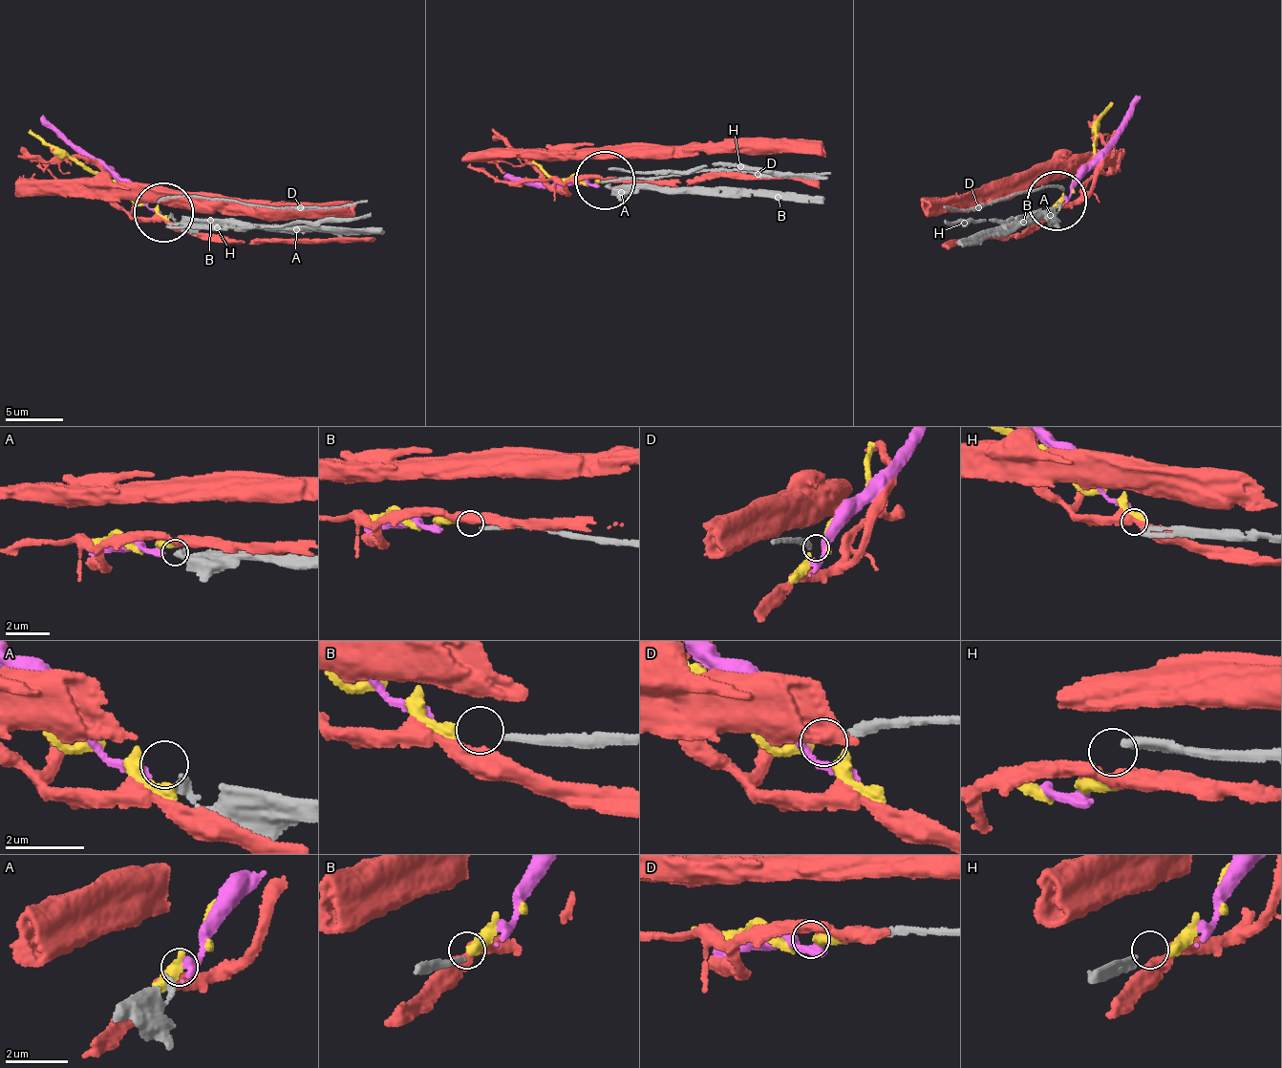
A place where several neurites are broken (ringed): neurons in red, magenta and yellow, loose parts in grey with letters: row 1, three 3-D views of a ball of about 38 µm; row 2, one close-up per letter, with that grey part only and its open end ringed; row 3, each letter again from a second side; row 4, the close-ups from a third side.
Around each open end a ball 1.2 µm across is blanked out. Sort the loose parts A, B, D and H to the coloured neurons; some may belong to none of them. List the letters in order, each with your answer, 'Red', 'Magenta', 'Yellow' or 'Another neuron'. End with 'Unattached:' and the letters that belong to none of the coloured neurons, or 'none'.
A: Magenta
B: Yellow
D: Another neuron
H: Another neuron
Unattached: D, H

